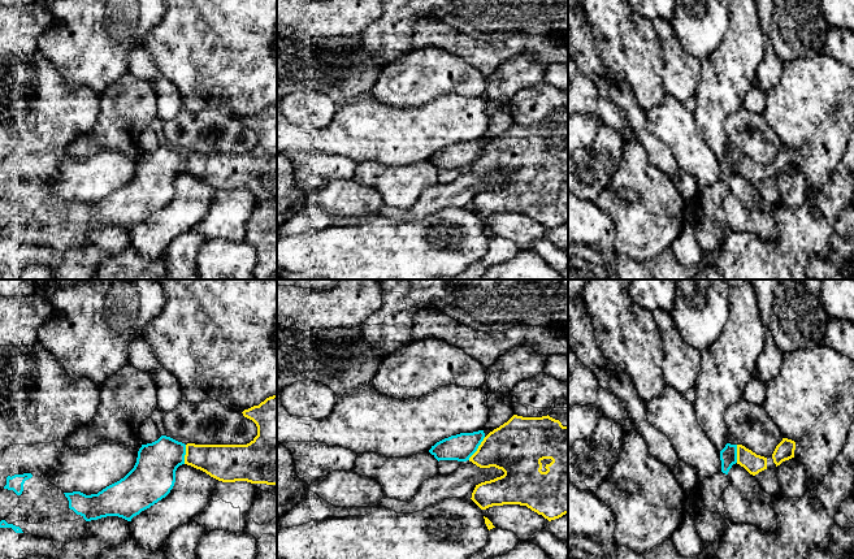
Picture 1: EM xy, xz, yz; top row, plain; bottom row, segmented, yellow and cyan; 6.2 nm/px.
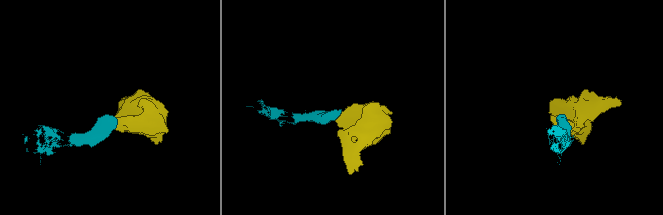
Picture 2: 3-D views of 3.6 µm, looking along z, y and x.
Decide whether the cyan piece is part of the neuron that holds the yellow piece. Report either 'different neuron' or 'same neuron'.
different neuron

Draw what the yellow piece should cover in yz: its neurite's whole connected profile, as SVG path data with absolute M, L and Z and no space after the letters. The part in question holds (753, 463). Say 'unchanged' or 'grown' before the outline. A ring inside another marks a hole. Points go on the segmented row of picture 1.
grown | M783 438L773 454L767 458L757 455L742 445L737 445L737 464L744 467L750 474L755 476L767 468L775 469L783 462L794 458L794 450L796 442L788 438Z

